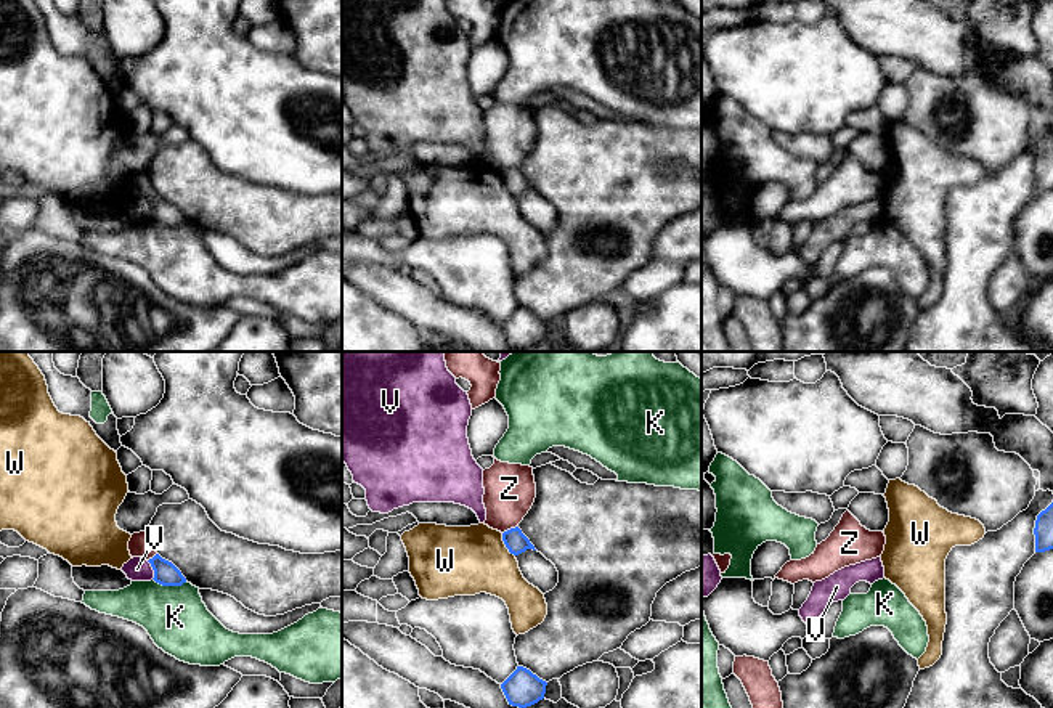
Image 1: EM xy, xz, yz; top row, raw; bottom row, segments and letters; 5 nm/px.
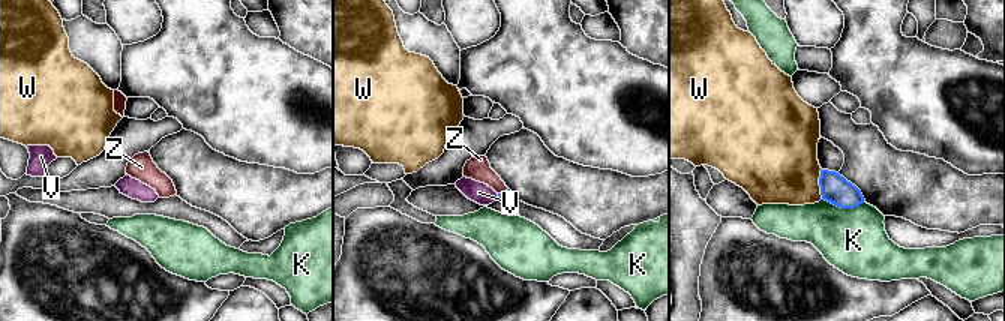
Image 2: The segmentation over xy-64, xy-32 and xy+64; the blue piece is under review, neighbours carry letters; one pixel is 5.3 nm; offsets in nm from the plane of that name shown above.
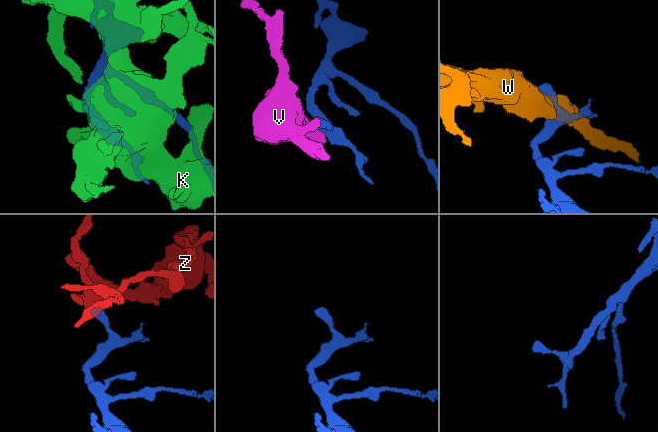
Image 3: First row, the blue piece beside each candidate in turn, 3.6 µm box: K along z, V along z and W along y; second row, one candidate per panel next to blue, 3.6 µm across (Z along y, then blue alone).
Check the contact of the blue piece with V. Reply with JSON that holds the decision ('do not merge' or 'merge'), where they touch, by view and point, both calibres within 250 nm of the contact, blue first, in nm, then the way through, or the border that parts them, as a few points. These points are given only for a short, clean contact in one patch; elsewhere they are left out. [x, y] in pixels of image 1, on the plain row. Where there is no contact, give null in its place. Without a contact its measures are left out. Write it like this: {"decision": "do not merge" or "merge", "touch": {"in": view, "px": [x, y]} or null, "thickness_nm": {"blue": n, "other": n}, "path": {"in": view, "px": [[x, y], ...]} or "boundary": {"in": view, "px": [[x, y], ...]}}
{"decision": "do not merge", "touch": {"in": "xy", "px": [153, 209]}, "thickness_nm": {"blue": 120, "other": 120}, "boundary": {"in": "xy", "px": [[146, 201], [153, 211], [153, 219]]}}

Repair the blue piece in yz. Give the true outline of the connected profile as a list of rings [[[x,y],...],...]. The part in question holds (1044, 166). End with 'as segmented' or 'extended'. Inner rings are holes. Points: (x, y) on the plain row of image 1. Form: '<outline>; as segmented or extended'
[[[1053,143],[1037,156],[1034,175],[1035,193],[1053,189]]]; as segmented

